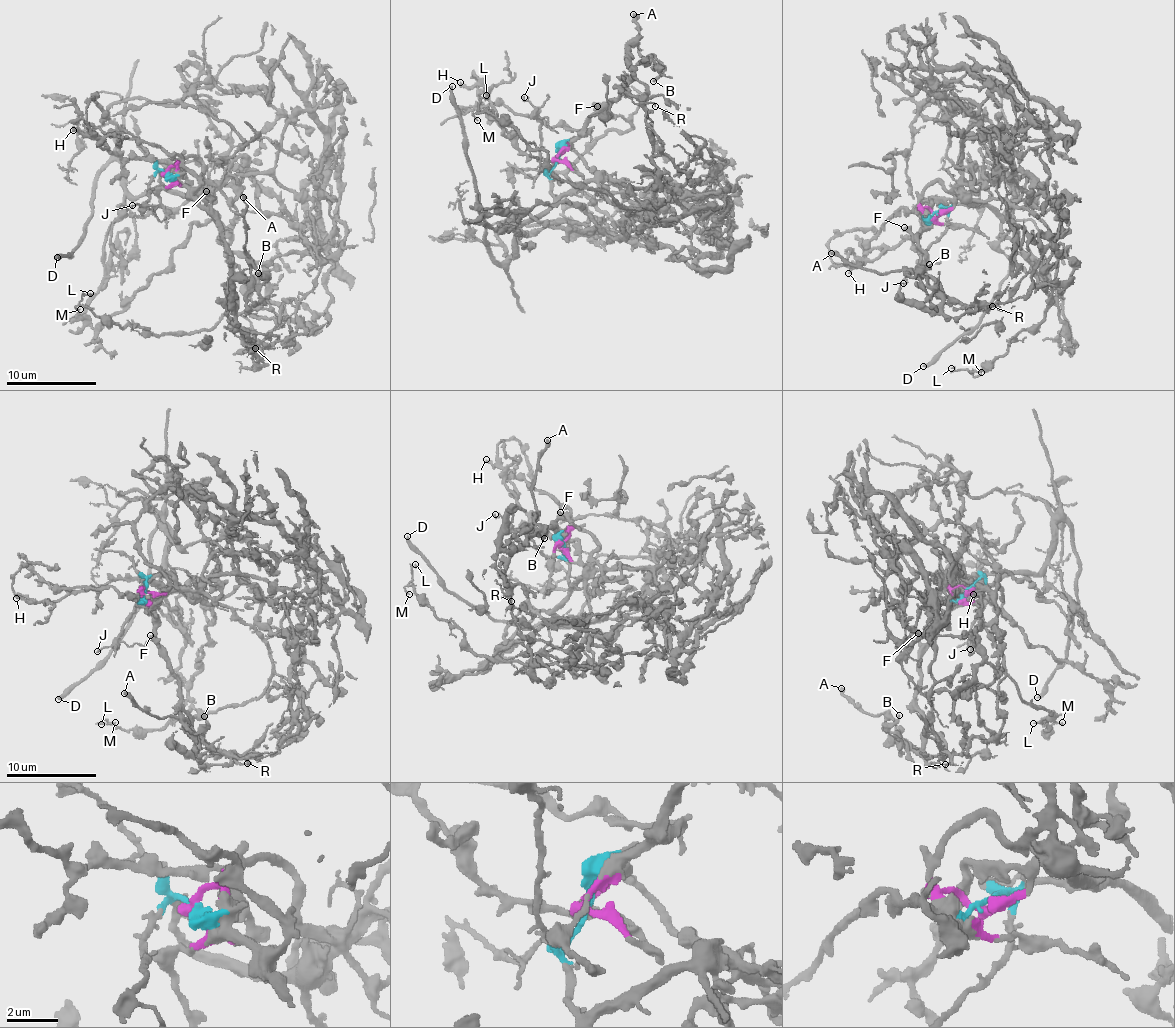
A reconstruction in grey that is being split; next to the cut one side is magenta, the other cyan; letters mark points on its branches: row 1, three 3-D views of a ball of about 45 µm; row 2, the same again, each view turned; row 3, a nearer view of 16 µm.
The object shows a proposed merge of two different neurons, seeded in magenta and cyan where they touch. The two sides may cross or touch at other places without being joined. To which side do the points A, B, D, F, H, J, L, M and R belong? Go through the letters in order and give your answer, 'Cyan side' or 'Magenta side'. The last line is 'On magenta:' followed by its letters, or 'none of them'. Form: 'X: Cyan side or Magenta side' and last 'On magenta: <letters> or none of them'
A: Magenta side
B: Magenta side
D: Cyan side
F: Magenta side
H: Magenta side
J: Cyan side
L: Cyan side
M: Cyan side
R: Magenta side
On magenta: A, B, F, H, R

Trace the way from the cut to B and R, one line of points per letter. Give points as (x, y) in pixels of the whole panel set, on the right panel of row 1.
B: (935, 212), (917, 243), (938, 288), (934, 307), (923, 303), (930, 264)
R: (935, 212), (940, 216), (927, 222), (917, 243), (924, 252), (924, 273), (960, 302), (993, 306)

